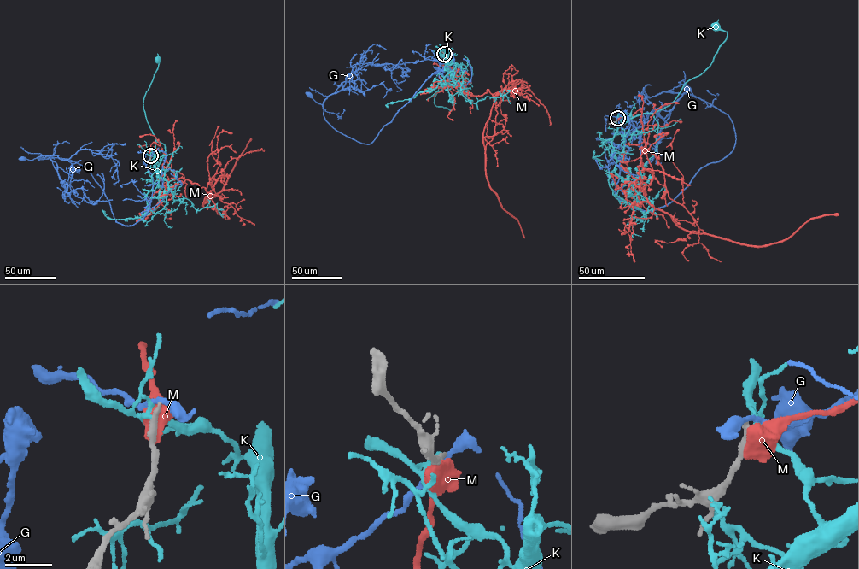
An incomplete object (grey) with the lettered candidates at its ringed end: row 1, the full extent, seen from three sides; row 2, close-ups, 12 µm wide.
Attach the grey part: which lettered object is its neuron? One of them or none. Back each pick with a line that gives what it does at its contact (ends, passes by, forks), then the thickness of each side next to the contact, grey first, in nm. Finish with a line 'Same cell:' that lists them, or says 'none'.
Same cell: none

